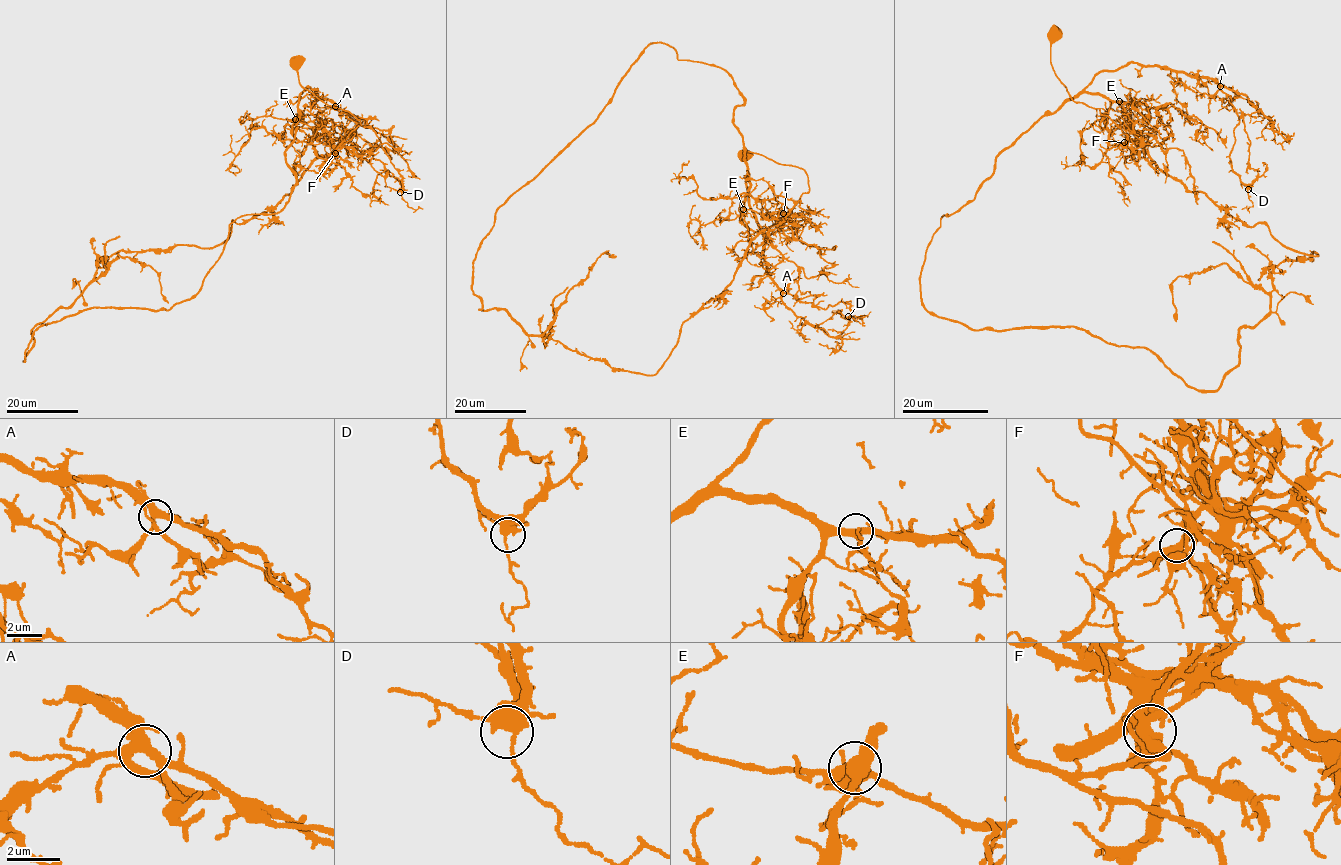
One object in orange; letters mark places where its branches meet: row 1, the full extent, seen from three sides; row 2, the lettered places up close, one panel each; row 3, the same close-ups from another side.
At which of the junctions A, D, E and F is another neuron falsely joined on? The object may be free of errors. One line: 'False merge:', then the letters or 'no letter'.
False merge: F

